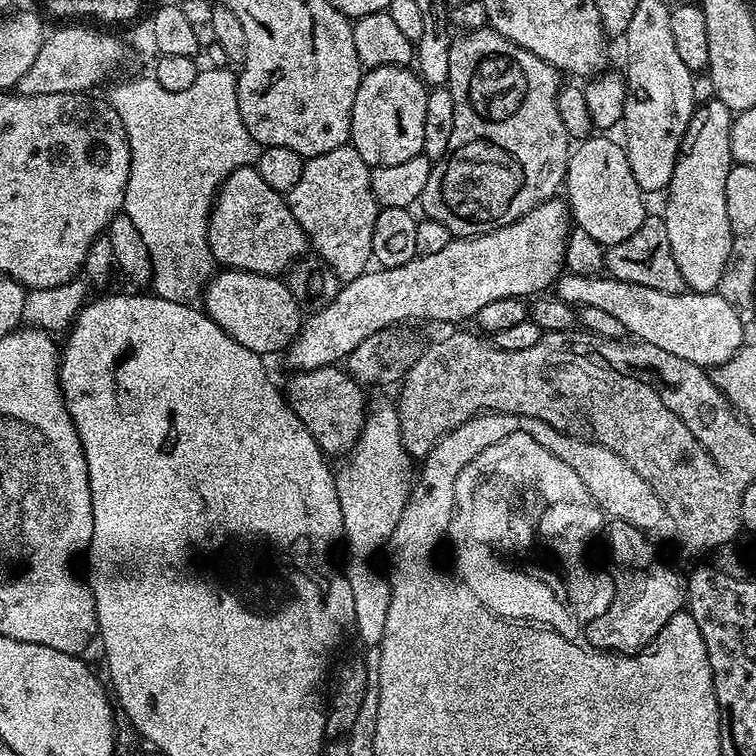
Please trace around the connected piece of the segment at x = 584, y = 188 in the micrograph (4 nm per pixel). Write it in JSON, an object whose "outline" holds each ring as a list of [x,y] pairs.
{"outline":[[[593,134],[571,149],[566,177],[566,203],[575,227],[586,230],[590,238],[605,246],[626,242],[646,215],[646,193],[634,182],[630,158],[619,139],[611,140],[608,134]]]}

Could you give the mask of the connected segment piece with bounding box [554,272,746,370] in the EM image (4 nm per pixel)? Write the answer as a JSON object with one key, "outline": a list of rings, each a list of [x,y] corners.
{"outline":[[[573,272],[561,275],[554,285],[554,295],[562,302],[573,306],[585,308],[595,306],[608,312],[613,318],[618,318],[622,326],[626,326],[628,336],[635,338],[639,343],[658,346],[658,350],[666,350],[678,358],[686,358],[686,362],[694,362],[700,368],[711,370],[719,364],[730,362],[734,354],[744,347],[745,321],[741,320],[740,313],[726,302],[726,298],[720,296],[719,291],[694,292],[685,290],[676,294],[666,294],[662,290],[650,290],[650,286],[638,286],[634,282],[622,282],[613,280],[607,274],[598,276],[579,276]]]}

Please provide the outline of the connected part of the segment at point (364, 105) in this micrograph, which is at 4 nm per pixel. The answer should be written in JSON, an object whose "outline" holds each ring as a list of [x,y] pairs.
{"outline":[[[380,66],[369,68],[361,75],[358,94],[354,94],[350,143],[354,150],[358,150],[360,157],[368,163],[369,169],[398,166],[398,162],[410,162],[410,158],[423,153],[427,97],[428,88],[411,67]]]}

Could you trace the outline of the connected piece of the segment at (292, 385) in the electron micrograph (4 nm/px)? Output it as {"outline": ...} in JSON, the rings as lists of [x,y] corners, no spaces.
{"outline":[[[340,366],[315,368],[305,372],[293,371],[286,387],[288,405],[294,414],[310,430],[316,445],[324,451],[325,457],[343,457],[352,451],[356,439],[364,425],[366,403],[364,404],[365,389],[355,382]]]}

